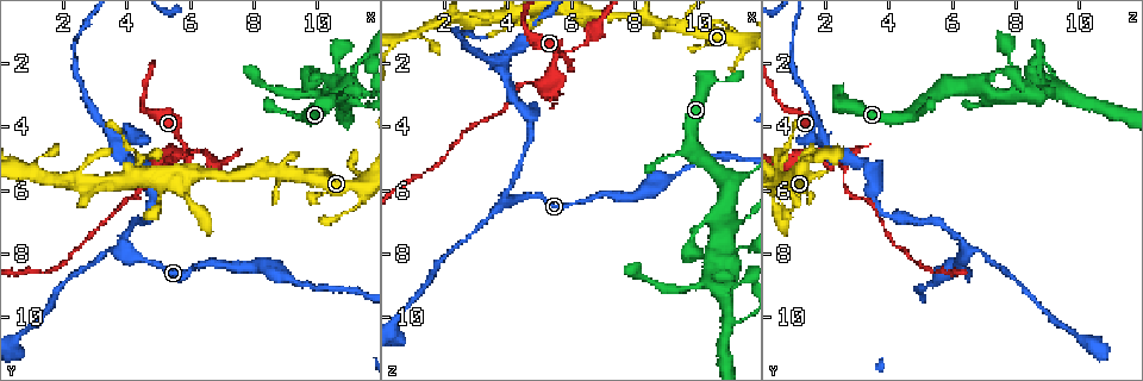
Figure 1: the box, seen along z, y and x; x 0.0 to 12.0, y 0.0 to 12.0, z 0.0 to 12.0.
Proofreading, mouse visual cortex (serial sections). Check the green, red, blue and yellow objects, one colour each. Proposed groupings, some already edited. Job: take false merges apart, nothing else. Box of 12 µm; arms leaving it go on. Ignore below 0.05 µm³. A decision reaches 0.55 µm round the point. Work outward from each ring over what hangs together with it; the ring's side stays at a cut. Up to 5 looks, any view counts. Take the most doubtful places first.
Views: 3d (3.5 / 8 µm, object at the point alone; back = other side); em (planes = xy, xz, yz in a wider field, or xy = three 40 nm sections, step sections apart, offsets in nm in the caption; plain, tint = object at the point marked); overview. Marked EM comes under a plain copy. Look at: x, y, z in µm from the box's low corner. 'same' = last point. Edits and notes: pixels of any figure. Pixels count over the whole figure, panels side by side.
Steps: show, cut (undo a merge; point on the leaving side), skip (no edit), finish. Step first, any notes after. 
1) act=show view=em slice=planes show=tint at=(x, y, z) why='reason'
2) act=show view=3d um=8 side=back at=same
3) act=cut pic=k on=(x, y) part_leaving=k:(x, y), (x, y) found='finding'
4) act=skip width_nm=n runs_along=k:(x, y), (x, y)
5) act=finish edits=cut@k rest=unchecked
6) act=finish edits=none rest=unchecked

act=show view=3d um=3.5 at=(5.6, 4.9, 1.8)

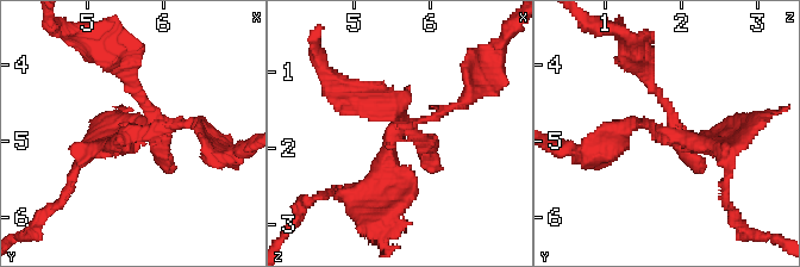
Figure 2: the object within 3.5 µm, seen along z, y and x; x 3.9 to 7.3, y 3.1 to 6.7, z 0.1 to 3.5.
act=show view=em slice=xy step=3 show=tint at=(5.60, 4.95, 1.85)

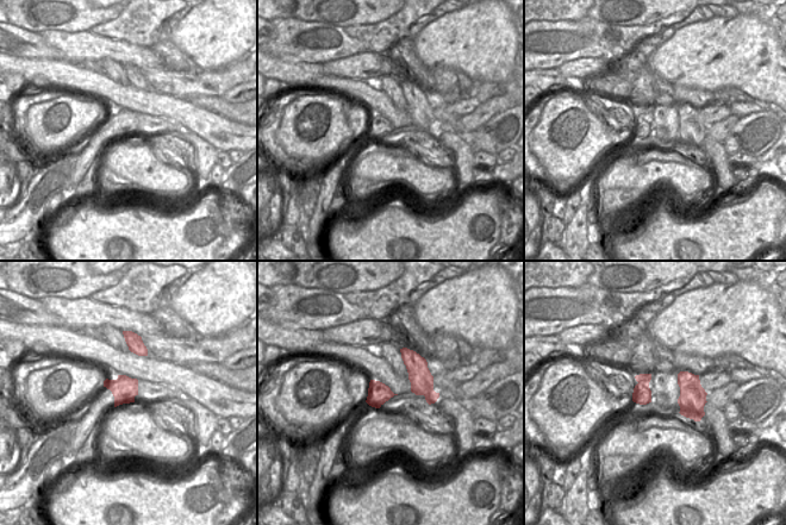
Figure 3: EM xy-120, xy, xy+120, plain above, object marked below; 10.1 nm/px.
act=cut pic=2 on=(641, 124) part_leaving=2:(674, 135), (725, 149), (729, 172) found='a second cell is stuck on'

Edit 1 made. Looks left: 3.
act=show view=3d um=3.5 at=(4.0, 7.8, 6.4) why='abrupt turn'

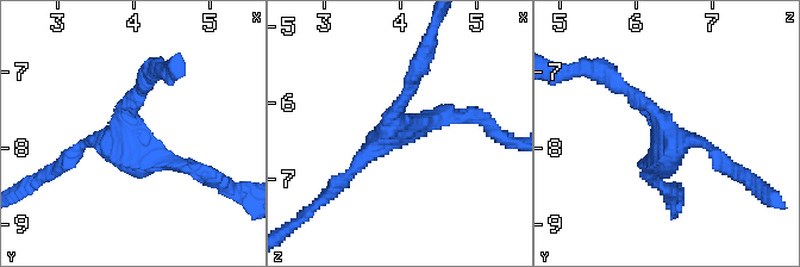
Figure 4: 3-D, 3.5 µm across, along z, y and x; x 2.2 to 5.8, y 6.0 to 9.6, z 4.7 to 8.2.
act=show view=em slice=planes show=tint at=(4.00, 7.85, 6.35) arms=3 arm_widths_nm=150,200,200 why='need the tissue'

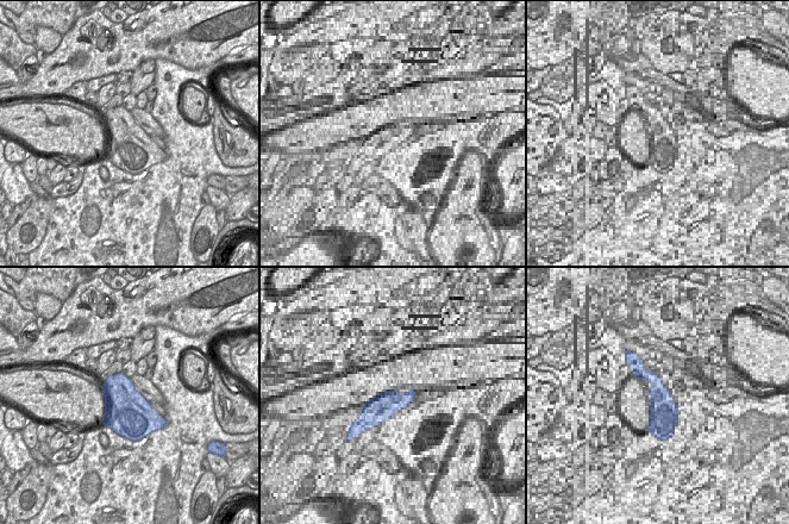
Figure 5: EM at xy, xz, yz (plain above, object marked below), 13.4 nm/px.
act=skip width_nm=600 runs_along=4:(195, 169), (130, 137), (144, 86) found='one cell here'

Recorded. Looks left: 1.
act=finish edits=cut@2 rest=unchecked

